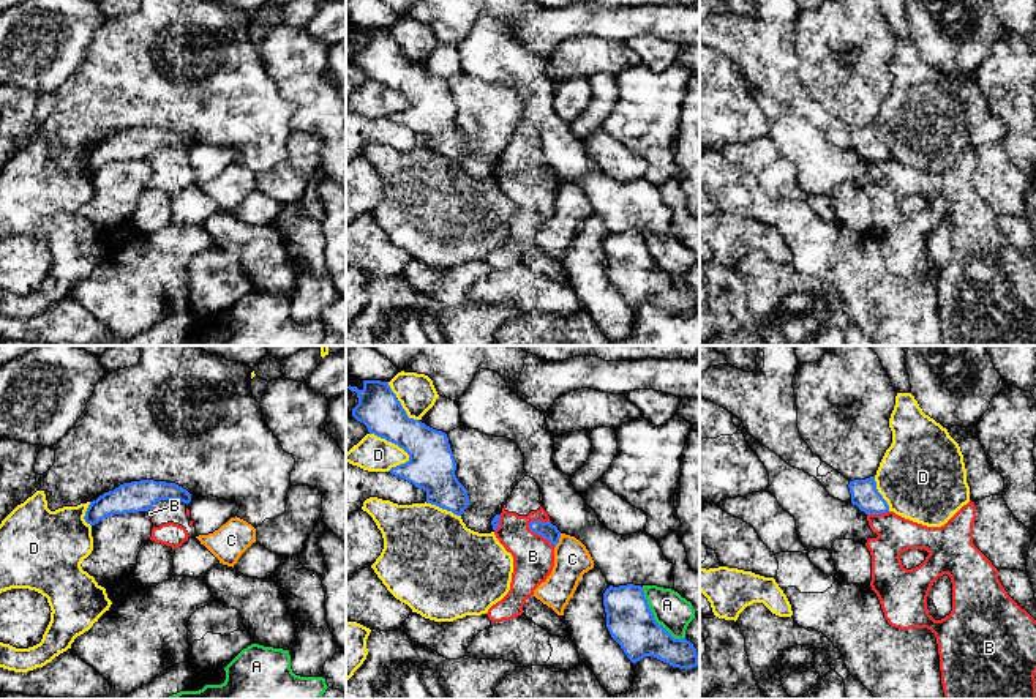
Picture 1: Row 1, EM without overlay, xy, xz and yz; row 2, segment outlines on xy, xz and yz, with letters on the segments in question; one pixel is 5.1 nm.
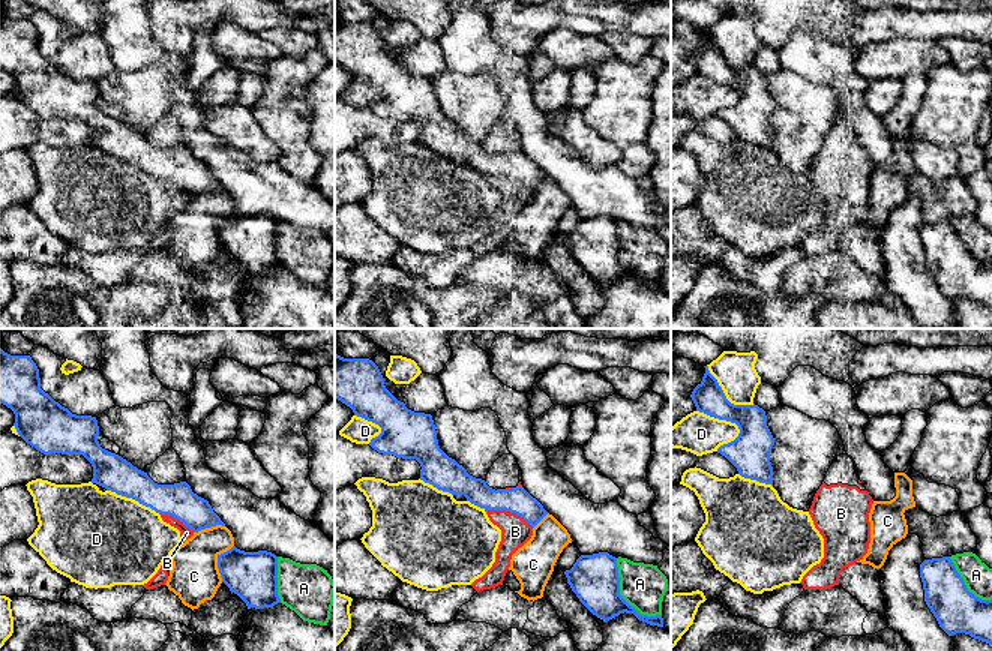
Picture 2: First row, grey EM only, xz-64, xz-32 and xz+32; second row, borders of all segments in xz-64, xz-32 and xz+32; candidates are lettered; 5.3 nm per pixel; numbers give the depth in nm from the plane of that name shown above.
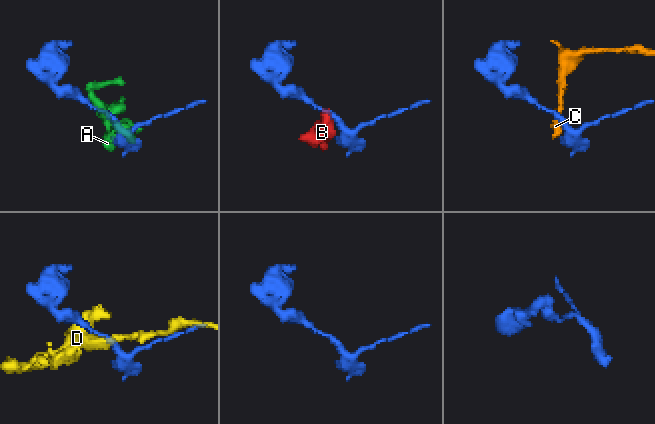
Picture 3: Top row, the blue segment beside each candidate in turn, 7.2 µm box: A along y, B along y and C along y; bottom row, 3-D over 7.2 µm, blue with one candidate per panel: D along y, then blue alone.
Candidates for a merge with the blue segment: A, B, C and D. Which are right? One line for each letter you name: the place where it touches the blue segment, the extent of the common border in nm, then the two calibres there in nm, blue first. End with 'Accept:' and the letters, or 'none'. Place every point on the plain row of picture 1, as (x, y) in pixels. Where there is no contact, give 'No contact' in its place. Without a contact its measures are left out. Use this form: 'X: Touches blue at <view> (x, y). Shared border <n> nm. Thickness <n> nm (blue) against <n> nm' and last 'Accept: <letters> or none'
Accept: none

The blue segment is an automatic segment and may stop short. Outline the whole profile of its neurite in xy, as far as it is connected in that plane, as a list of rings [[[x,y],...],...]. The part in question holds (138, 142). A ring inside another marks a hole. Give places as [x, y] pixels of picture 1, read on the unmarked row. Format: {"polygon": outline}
{"polygon": [[[166,128],[123,129],[90,148],[84,166],[87,170],[95,172],[107,163],[148,158],[160,147],[180,147],[188,151],[191,140],[182,133]]]}

